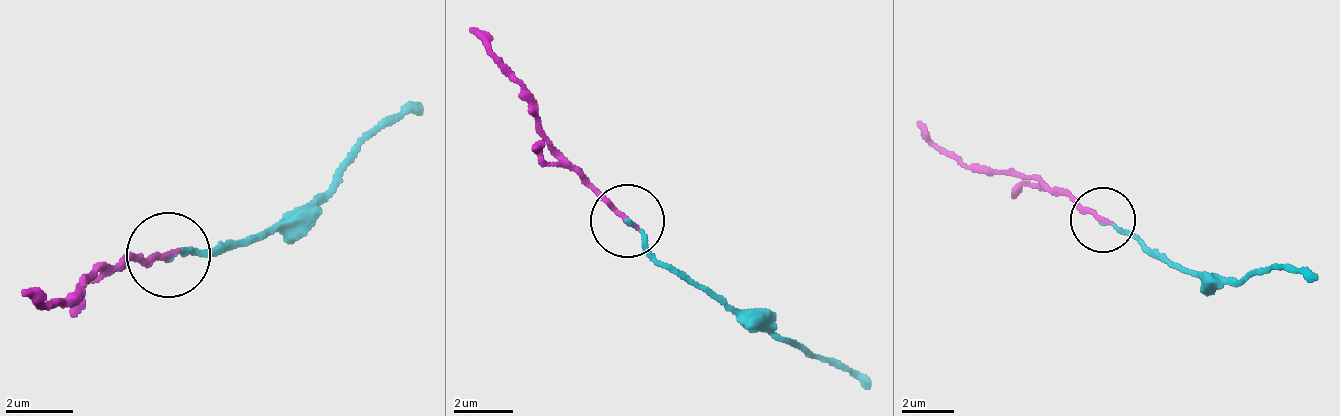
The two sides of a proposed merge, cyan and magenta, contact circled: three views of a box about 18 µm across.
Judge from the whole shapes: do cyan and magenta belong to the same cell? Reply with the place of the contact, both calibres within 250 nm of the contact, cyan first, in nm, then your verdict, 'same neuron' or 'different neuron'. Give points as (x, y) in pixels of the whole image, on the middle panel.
at (627, 221); 80 nm thick on the cyan side, 200 nm on the other; same neuron

